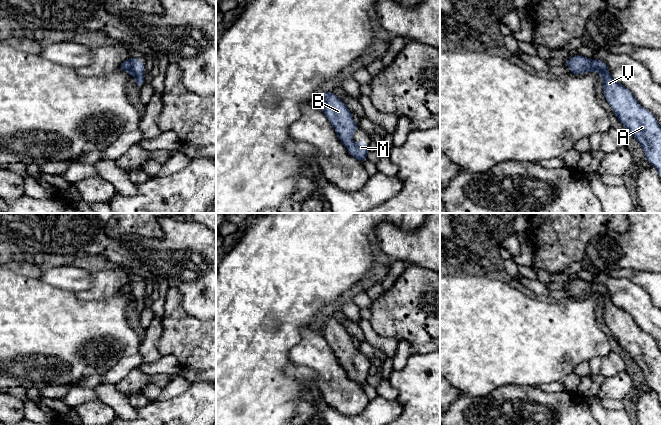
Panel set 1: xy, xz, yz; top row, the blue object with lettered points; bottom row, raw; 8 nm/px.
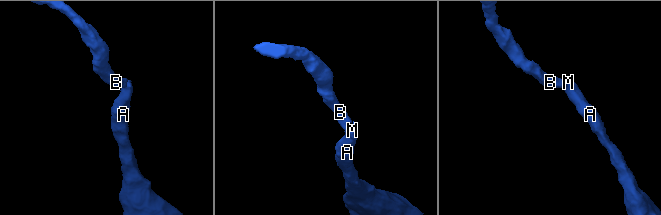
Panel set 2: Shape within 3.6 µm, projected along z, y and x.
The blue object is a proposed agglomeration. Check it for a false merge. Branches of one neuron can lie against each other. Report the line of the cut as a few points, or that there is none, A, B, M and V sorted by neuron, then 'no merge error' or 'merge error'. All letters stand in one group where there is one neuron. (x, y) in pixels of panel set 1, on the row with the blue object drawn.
cut none; groups A B M V; no merge error

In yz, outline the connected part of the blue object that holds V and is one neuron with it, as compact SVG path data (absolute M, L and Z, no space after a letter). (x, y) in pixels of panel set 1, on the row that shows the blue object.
M578 54L564 64L574 75L594 71L600 73L605 99L618 120L640 143L647 160L657 168L661 178L661 127L655 116L638 103L628 88L612 78L605 62Z

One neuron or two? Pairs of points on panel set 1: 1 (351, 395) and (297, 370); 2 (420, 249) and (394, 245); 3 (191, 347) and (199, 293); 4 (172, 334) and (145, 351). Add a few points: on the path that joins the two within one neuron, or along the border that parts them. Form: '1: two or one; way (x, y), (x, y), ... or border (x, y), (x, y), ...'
1: two; border (298, 364), (316, 373), (316, 387), (320, 391)
2: one; way (414, 247), (400, 246)
3: two; border (180, 300), (181, 307), (187, 313), (205, 321)
4: two; border (162, 321), (162, 334), (157, 342), (161, 355)

